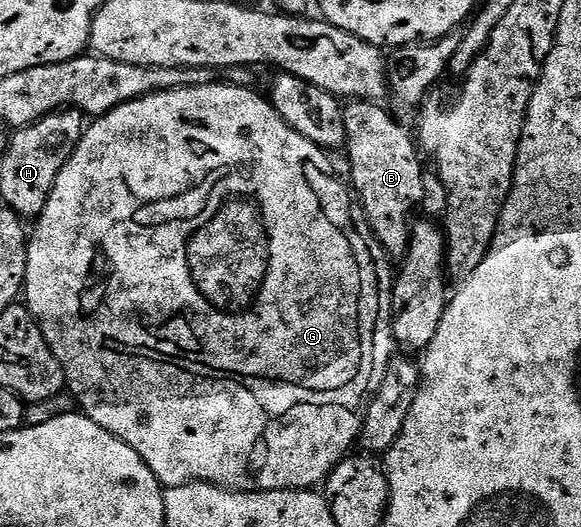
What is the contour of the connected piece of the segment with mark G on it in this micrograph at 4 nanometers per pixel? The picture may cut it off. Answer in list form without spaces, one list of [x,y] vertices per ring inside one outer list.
[[[212,81],[212,82],[209,82],[209,83],[206,83],[206,84],[205,84],[205,85],[201,85],[201,86],[200,86],[200,87],[178,87],[178,88],[177,88],[177,90],[176,90],[176,91],[158,91],[158,92],[157,92],[157,94],[156,94],[156,95],[146,95],[146,96],[145,96],[145,97],[144,97],[144,99],[135,99],[135,100],[133,100],[133,101],[132,101],[132,103],[126,103],[126,104],[125,104],[125,105],[121,105],[121,106],[120,106],[120,107],[118,107],[118,108],[117,108],[117,109],[113,109],[113,110],[112,110],[112,111],[111,111],[111,112],[110,112],[110,113],[109,113],[109,114],[108,114],[108,115],[101,115],[101,116],[98,116],[98,118],[96,118],[96,119],[95,119],[95,120],[94,120],[94,122],[92,122],[92,123],[95,123],[95,124],[93,124],[93,125],[92,125],[92,127],[91,127],[91,124],[90,124],[90,126],[88,126],[88,127],[87,127],[87,128],[86,128],[86,130],[84,130],[84,132],[83,132],[83,139],[82,139],[82,140],[81,140],[81,142],[79,142],[79,144],[78,144],[78,145],[77,145],[77,149],[76,149],[76,150],[75,150],[75,152],[74,152],[74,153],[73,153],[73,157],[69,157],[69,161],[68,161],[68,162],[67,162],[67,164],[66,164],[66,165],[65,165],[65,169],[61,169],[61,173],[60,173],[60,174],[59,174],[59,176],[58,176],[58,177],[57,177],[57,181],[56,181],[56,182],[55,182],[55,184],[54,184],[54,185],[53,185],[53,193],[52,193],[52,194],[51,194],[51,196],[50,196],[50,197],[49,197],[49,201],[48,201],[48,202],[47,202],[47,204],[46,204],[46,205],[45,205],[45,209],[44,209],[44,210],[43,210],[43,212],[42,212],[42,213],[41,213],[41,214],[39,214],[39,216],[37,216],[37,218],[36,218],[36,219],[35,219],[35,220],[34,220],[34,223],[33,223],[33,230],[32,230],[32,231],[31,231],[31,232],[30,232],[30,235],[29,235],[29,242],[28,242],[28,244],[27,244],[27,282],[26,282],[26,284],[25,284],[25,299],[26,299],[26,295],[27,295],[27,300],[25,300],[25,306],[26,306],[26,308],[27,308],[27,310],[28,310],[28,311],[30,311],[30,313],[31,313],[31,315],[32,315],[32,316],[33,316],[33,317],[34,317],[34,318],[35,318],[35,322],[36,322],[36,323],[38,323],[38,324],[39,324],[39,327],[40,327],[40,328],[41,328],[41,330],[42,330],[42,331],[43,331],[43,336],[44,336],[44,337],[45,337],[45,341],[46,341],[46,342],[47,342],[47,344],[49,344],[49,345],[50,345],[50,347],[51,347],[51,352],[53,352],[53,353],[54,353],[54,355],[55,355],[55,356],[56,356],[56,357],[57,357],[57,361],[58,361],[58,362],[59,362],[59,363],[60,363],[60,365],[61,365],[61,366],[62,366],[62,367],[63,367],[63,373],[64,373],[64,376],[65,376],[65,387],[66,387],[66,390],[67,390],[67,391],[68,391],[68,392],[70,392],[70,393],[71,393],[71,394],[72,394],[72,395],[74,395],[74,396],[75,396],[75,402],[76,402],[76,404],[78,404],[78,406],[79,406],[79,407],[80,407],[80,408],[81,408],[81,411],[82,411],[82,414],[85,414],[85,415],[88,415],[88,417],[90,417],[90,418],[91,418],[91,420],[93,420],[93,422],[94,422],[94,423],[96,423],[96,424],[97,424],[97,425],[101,425],[101,429],[105,429],[105,430],[106,430],[106,431],[108,431],[108,432],[109,432],[109,433],[113,433],[113,437],[117,437],[117,438],[118,438],[118,439],[120,439],[120,440],[121,440],[121,441],[125,441],[125,442],[126,442],[126,443],[127,443],[127,444],[128,444],[128,445],[130,445],[130,447],[131,447],[131,448],[133,448],[133,450],[134,450],[134,451],[136,451],[136,452],[137,452],[137,453],[138,453],[138,454],[139,454],[139,456],[141,456],[141,457],[142,457],[142,459],[143,459],[143,460],[145,460],[145,462],[147,462],[147,464],[148,464],[148,465],[149,465],[149,469],[153,469],[153,473],[154,473],[154,474],[155,474],[155,475],[156,475],[156,476],[157,476],[157,478],[158,478],[158,479],[159,479],[159,482],[160,482],[160,483],[162,483],[162,484],[163,484],[163,486],[164,486],[164,488],[169,488],[169,487],[180,487],[180,486],[181,486],[181,485],[185,485],[185,484],[186,484],[186,483],[214,483],[214,484],[215,484],[215,486],[216,486],[216,487],[225,487],[225,488],[228,488],[228,489],[230,489],[230,490],[233,490],[233,491],[289,491],[289,490],[292,490],[292,491],[301,491],[301,490],[304,490],[304,489],[315,489],[315,488],[318,488],[318,487],[319,487],[319,486],[320,486],[320,484],[322,484],[322,483],[323,483],[323,482],[324,482],[324,480],[326,480],[326,478],[327,478],[327,476],[328,476],[328,475],[330,475],[330,474],[331,474],[331,470],[332,470],[332,469],[334,469],[334,468],[335,468],[335,467],[336,467],[336,465],[338,465],[338,463],[339,463],[339,462],[341,462],[341,461],[342,461],[342,459],[344,459],[344,457],[345,457],[345,456],[346,456],[346,455],[347,455],[347,454],[348,454],[348,452],[350,452],[350,451],[351,451],[351,450],[352,450],[352,448],[351,448],[351,449],[350,449],[350,447],[351,447],[351,446],[353,446],[353,445],[354,445],[354,443],[355,443],[355,446],[356,446],[356,443],[357,443],[357,440],[358,440],[358,439],[359,439],[359,438],[360,438],[360,436],[362,436],[362,433],[363,433],[363,422],[364,422],[364,421],[365,421],[365,417],[366,417],[366,416],[367,416],[367,410],[368,410],[368,409],[369,409],[369,405],[370,405],[370,404],[371,404],[371,400],[372,400],[372,399],[374,399],[374,397],[375,397],[375,395],[376,395],[376,394],[377,394],[377,392],[379,392],[379,390],[380,390],[380,389],[381,389],[381,381],[385,381],[385,373],[386,373],[386,372],[387,372],[387,364],[388,364],[388,363],[390,363],[390,362],[391,362],[391,360],[392,360],[392,358],[393,358],[393,350],[392,350],[392,351],[391,351],[391,347],[392,347],[392,348],[393,348],[393,336],[392,336],[392,334],[391,334],[391,321],[390,321],[390,318],[388,318],[388,316],[387,316],[387,315],[386,315],[386,314],[385,314],[385,295],[384,295],[384,299],[383,299],[383,291],[382,291],[382,289],[381,289],[381,288],[379,288],[379,271],[378,271],[378,269],[377,269],[377,268],[375,268],[375,259],[374,259],[374,257],[373,257],[373,256],[371,256],[371,247],[372,247],[372,244],[371,244],[371,243],[370,243],[370,242],[368,242],[368,243],[369,243],[369,244],[367,244],[367,243],[366,243],[366,241],[365,241],[365,240],[363,240],[363,235],[362,235],[362,233],[361,233],[361,232],[359,232],[359,227],[358,227],[358,225],[357,225],[357,224],[355,224],[355,215],[354,215],[354,213],[353,213],[353,212],[351,212],[351,203],[352,203],[352,207],[353,207],[353,191],[352,191],[352,188],[351,188],[351,187],[350,187],[350,186],[348,186],[348,184],[347,184],[347,183],[346,183],[346,182],[344,182],[344,180],[343,180],[343,183],[344,183],[344,184],[343,184],[343,183],[342,183],[342,181],[341,181],[341,180],[339,180],[339,179],[338,179],[338,177],[337,177],[337,176],[335,176],[335,175],[334,175],[334,173],[333,173],[333,172],[331,172],[331,163],[330,163],[330,161],[329,161],[329,160],[327,160],[327,159],[330,159],[330,158],[329,158],[329,155],[328,155],[328,152],[326,152],[326,151],[324,151],[324,150],[323,150],[323,148],[321,148],[321,147],[318,147],[318,146],[317,146],[317,144],[316,144],[316,143],[314,143],[314,142],[313,142],[313,141],[309,141],[309,140],[308,140],[308,139],[306,139],[306,138],[305,138],[305,137],[301,137],[301,133],[297,133],[297,132],[296,132],[296,131],[294,131],[294,130],[293,130],[293,128],[292,128],[292,127],[290,127],[290,125],[288,125],[288,124],[287,124],[287,123],[286,123],[286,121],[284,121],[284,119],[283,119],[283,118],[282,118],[282,117],[281,117],[281,116],[279,116],[279,114],[277,114],[277,113],[276,113],[276,112],[275,112],[275,108],[274,108],[274,107],[272,107],[272,106],[271,106],[271,104],[270,104],[270,102],[268,102],[268,100],[267,100],[267,99],[266,99],[266,98],[264,98],[264,96],[263,96],[263,99],[262,99],[262,97],[261,97],[261,96],[259,96],[259,95],[258,95],[258,93],[257,93],[257,92],[255,92],[255,89],[252,89],[252,88],[251,88],[251,87],[237,87],[237,86],[234,86],[234,85],[232,85],[232,84],[230,84],[230,83],[228,83],[228,82],[226,82],[226,81],[220,81],[220,83],[218,83],[218,81]]]

